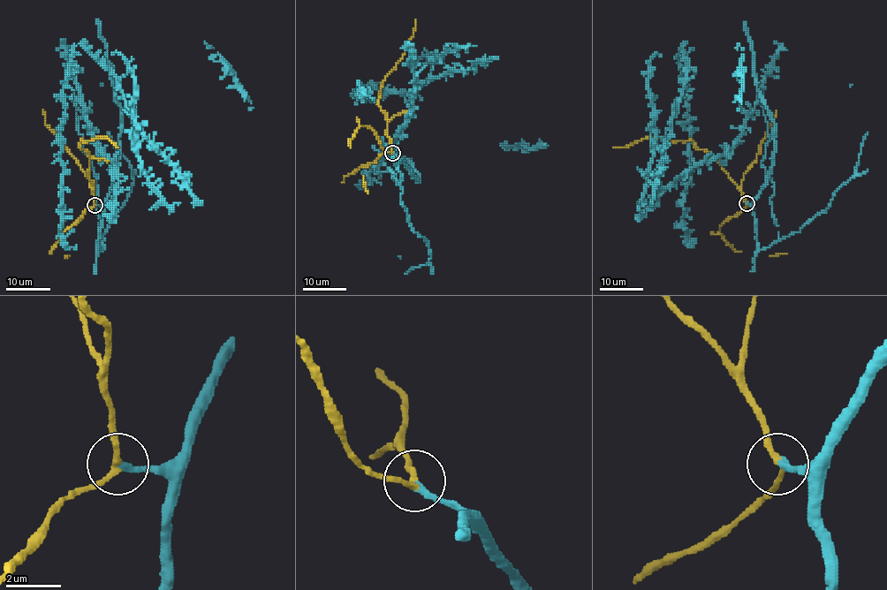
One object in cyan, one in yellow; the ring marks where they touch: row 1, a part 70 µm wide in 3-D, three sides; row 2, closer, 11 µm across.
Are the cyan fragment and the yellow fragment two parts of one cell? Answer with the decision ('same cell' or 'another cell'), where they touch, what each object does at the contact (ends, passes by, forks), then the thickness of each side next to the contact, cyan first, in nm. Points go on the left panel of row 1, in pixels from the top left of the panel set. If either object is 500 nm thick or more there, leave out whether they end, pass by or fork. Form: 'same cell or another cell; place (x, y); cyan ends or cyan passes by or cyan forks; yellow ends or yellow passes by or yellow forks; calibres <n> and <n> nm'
same cell; place (94, 205); cyan ends; yellow passes by; calibres 280 and 220 nm

